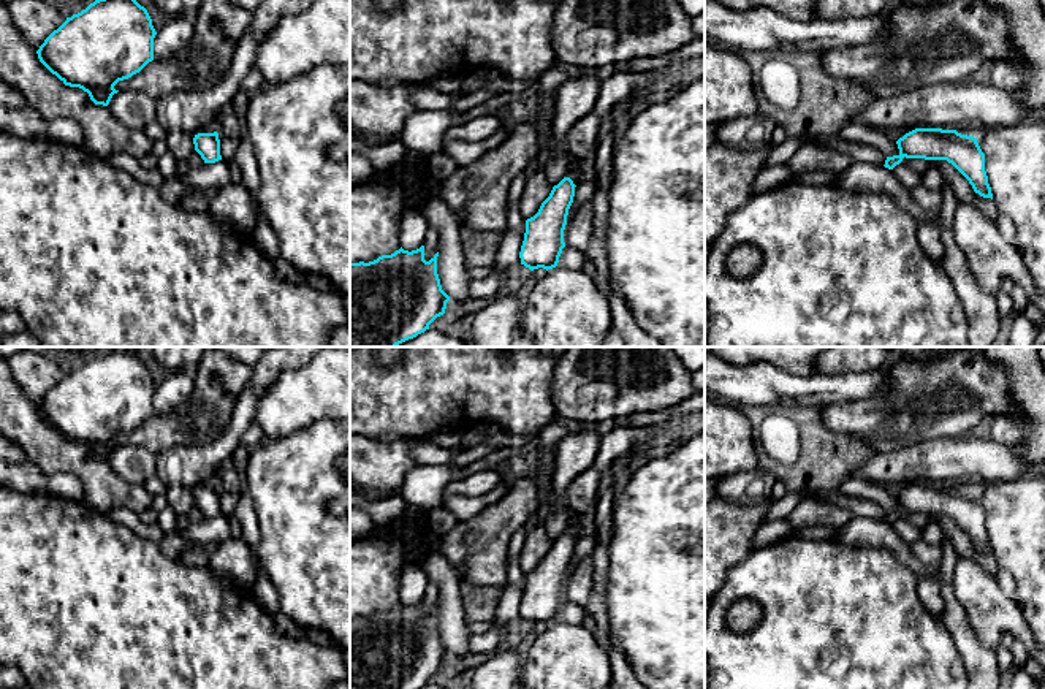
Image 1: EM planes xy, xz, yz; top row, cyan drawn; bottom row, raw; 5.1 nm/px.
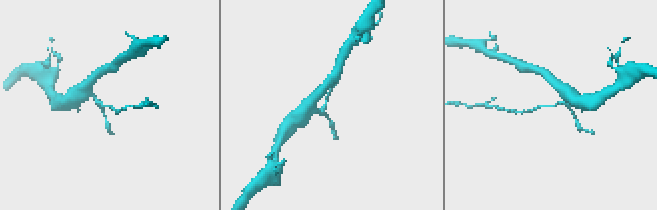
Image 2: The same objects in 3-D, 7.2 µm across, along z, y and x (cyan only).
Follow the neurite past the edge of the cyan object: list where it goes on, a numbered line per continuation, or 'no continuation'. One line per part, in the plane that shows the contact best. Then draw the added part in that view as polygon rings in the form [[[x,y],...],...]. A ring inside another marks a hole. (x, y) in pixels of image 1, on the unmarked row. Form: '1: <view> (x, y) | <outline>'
no continuation

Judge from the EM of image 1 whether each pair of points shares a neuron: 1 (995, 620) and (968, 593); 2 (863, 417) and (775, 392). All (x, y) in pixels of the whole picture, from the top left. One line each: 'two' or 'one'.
1: one
2: two

